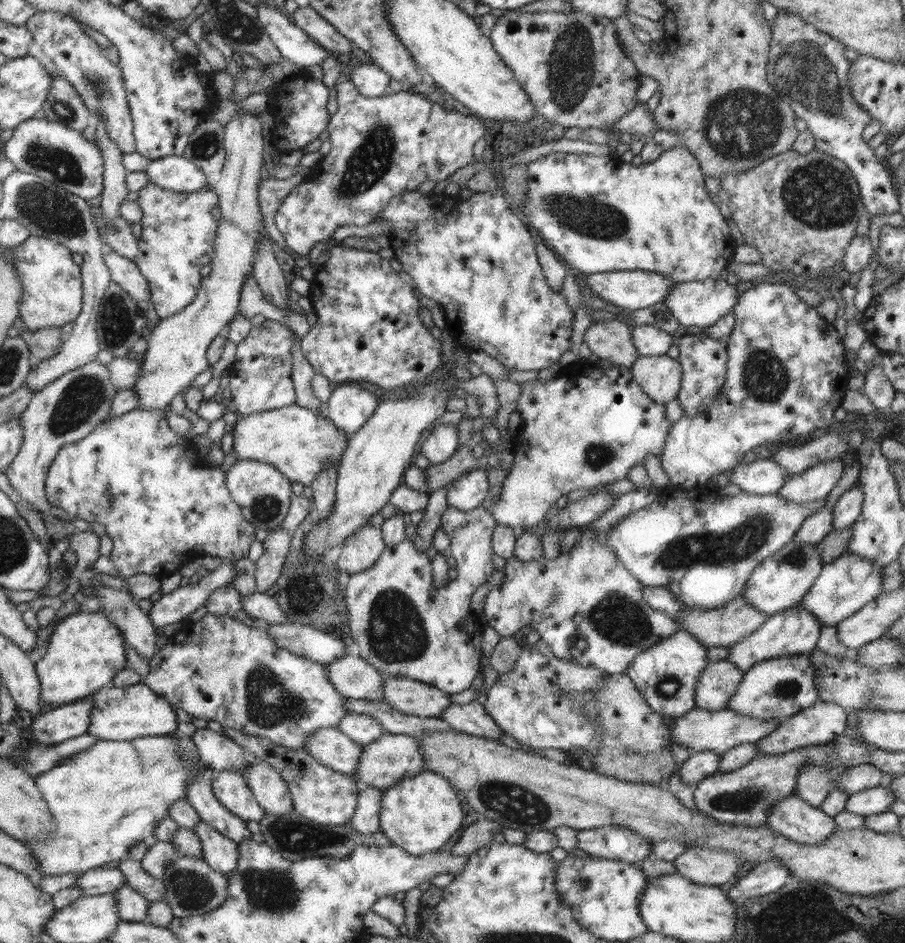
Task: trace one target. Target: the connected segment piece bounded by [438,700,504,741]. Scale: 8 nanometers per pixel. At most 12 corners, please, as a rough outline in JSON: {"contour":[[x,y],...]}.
{"contour":[[477,700],[451,703],[438,717],[460,733],[504,736]]}

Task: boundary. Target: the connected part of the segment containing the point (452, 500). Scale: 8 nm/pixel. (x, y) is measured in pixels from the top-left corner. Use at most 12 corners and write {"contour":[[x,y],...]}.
{"contour":[[476,468],[448,485],[448,504],[480,508],[489,491],[486,470]]}

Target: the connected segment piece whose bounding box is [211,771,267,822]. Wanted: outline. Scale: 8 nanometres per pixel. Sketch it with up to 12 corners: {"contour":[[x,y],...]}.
{"contour":[[238,772],[211,779],[216,799],[247,822],[267,812]]}

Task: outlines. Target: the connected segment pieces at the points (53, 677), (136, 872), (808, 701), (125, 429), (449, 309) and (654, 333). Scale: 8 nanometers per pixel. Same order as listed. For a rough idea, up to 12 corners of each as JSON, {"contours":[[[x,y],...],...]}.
{"contours":[[[106,613],[64,618],[35,663],[40,699],[86,699],[126,666]],[[122,860],[126,884],[147,901],[163,900],[166,884],[141,861]],[[810,654],[744,672],[726,709],[788,718],[818,701]],[[164,409],[64,444],[47,502],[106,528],[118,576],[256,540]],[[501,188],[374,217],[467,353],[540,371],[575,313]],[[654,325],[631,328],[640,356],[662,356],[674,346],[672,333]]]}

